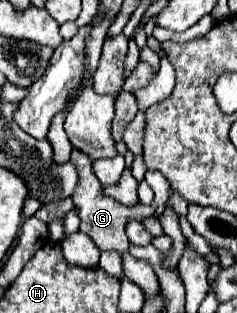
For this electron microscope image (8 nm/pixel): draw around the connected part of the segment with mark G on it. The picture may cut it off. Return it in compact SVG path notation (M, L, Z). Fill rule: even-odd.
M73 149L71 153L71 161L77 163L77 169L79 169L79 185L73 193L73 203L75 203L75 209L77 209L77 215L81 219L81 225L79 225L79 231L81 233L87 233L93 243L99 247L99 249L115 249L119 253L125 253L129 249L129 241L127 241L127 235L125 235L125 225L129 221L141 221L145 217L157 217L163 214L165 210L165 204L167 203L171 190L171 183L167 180L167 177L159 171L147 171L147 183L154 191L154 200L151 205L135 205L132 207L125 207L125 205L119 205L113 197L107 197L103 193L103 185L99 183L99 179L95 177L93 173L93 167L91 167L91 159L85 157L85 153Z

